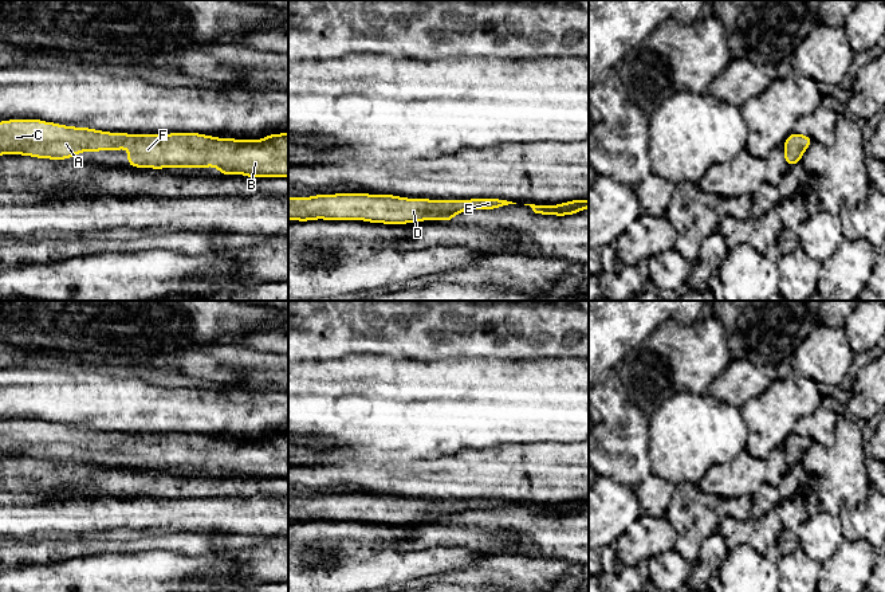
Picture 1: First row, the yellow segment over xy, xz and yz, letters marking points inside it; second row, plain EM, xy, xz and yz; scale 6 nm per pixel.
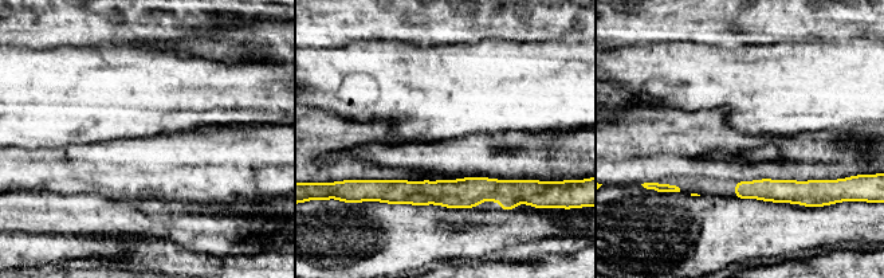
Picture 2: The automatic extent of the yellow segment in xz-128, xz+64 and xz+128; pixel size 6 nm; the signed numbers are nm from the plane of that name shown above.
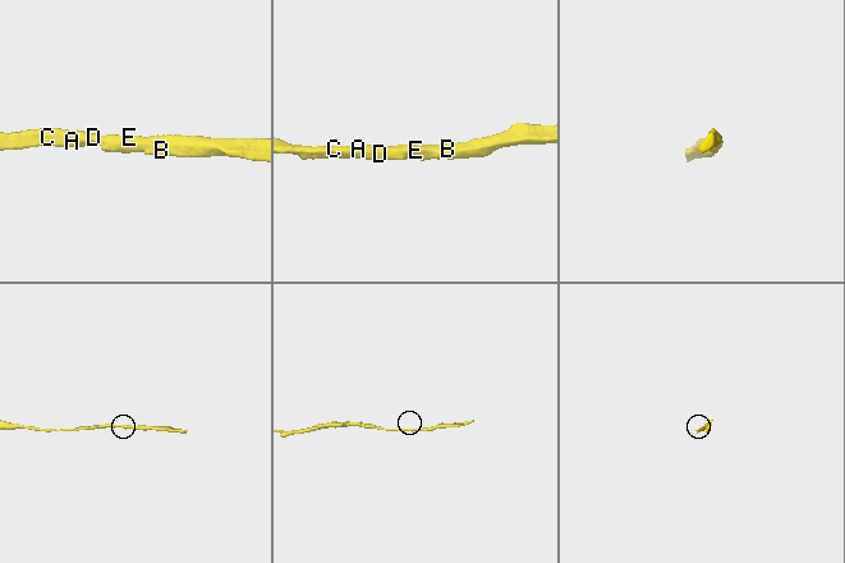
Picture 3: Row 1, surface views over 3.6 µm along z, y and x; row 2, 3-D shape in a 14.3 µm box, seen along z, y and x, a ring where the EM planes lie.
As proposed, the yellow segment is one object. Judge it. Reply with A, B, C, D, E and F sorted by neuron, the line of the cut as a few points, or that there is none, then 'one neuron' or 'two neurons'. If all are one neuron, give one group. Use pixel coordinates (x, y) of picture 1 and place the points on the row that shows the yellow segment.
A B C D E F | no cut | one neuron

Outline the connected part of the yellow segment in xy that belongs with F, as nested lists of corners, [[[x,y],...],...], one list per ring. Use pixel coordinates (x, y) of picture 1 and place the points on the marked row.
[[[9,119],[0,122],[0,156],[21,154],[36,158],[64,160],[82,152],[127,149],[127,162],[135,168],[208,168],[215,166],[221,175],[244,175],[247,177],[288,177],[288,133],[270,134],[261,140],[219,138],[198,133],[127,134],[94,130],[90,128],[66,126],[40,119]]]

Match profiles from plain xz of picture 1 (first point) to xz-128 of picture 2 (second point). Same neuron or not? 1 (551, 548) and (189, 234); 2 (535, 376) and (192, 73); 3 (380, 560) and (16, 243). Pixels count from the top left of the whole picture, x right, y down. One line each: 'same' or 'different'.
1: same
2: same
3: same

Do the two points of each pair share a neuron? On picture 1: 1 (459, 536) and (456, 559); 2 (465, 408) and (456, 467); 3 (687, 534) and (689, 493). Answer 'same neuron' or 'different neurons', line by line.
1: different neurons
2: different neurons
3: same neuron

